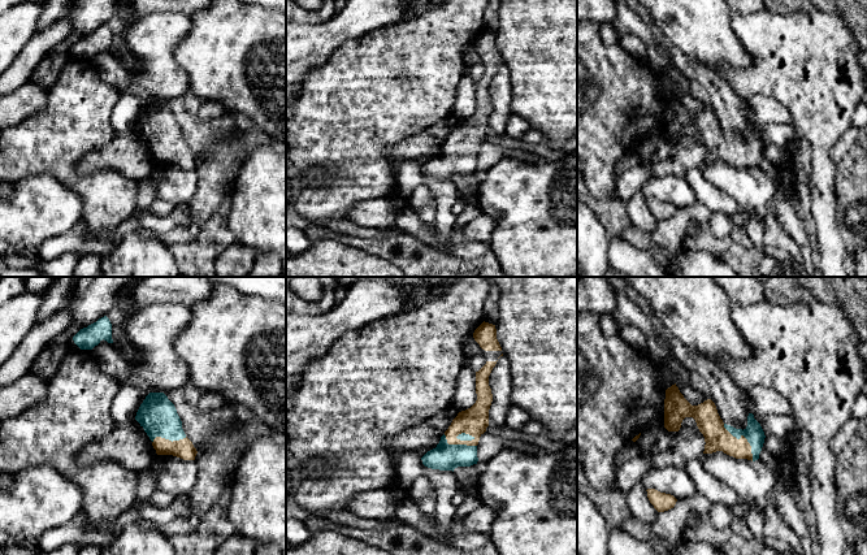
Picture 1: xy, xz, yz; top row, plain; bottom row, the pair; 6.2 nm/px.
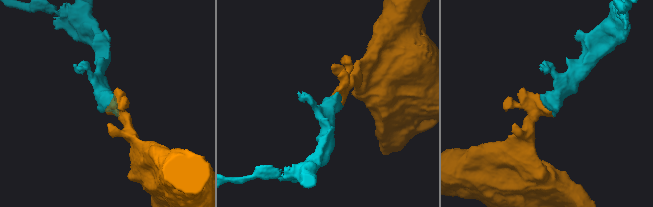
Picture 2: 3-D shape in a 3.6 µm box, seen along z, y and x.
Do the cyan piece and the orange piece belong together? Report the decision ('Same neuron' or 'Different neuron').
Same neuron

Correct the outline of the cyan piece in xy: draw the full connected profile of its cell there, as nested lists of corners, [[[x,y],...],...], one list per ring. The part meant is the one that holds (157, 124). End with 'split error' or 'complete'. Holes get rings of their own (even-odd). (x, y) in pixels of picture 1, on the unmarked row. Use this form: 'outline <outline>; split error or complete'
outline [[[149,101],[140,113],[135,129],[152,149],[157,164],[195,169],[198,160],[186,146],[174,113],[164,101]]]; split error

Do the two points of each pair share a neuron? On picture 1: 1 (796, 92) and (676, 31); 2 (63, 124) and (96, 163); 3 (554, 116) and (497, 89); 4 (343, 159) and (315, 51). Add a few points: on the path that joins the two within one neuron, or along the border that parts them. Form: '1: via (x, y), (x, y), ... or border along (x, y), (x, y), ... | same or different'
1: border along (737, 37), (751, 63), (722, 64), (716, 70) | different
2: border along (115, 137), (104, 146), (90, 151), (76, 170) | different
3: border along (503, 65), (508, 70), (512, 112) | different
4: border along (341, 44), (324, 63), (308, 73), (302, 85) | different

